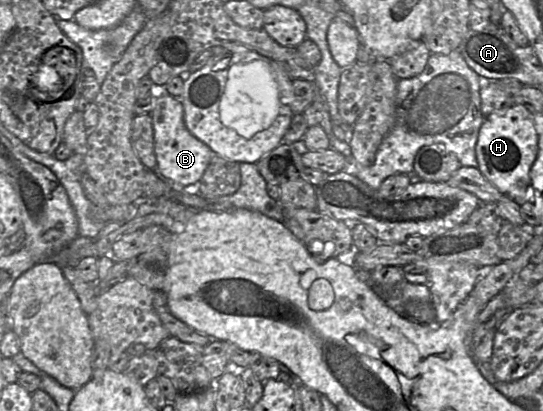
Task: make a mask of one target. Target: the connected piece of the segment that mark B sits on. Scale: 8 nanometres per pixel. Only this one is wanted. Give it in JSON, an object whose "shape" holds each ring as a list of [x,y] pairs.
{"shape":[[[168,93],[163,94],[157,99],[156,107],[151,115],[157,159],[155,171],[163,179],[171,179],[183,188],[198,183],[216,154],[187,129],[182,102]]]}

